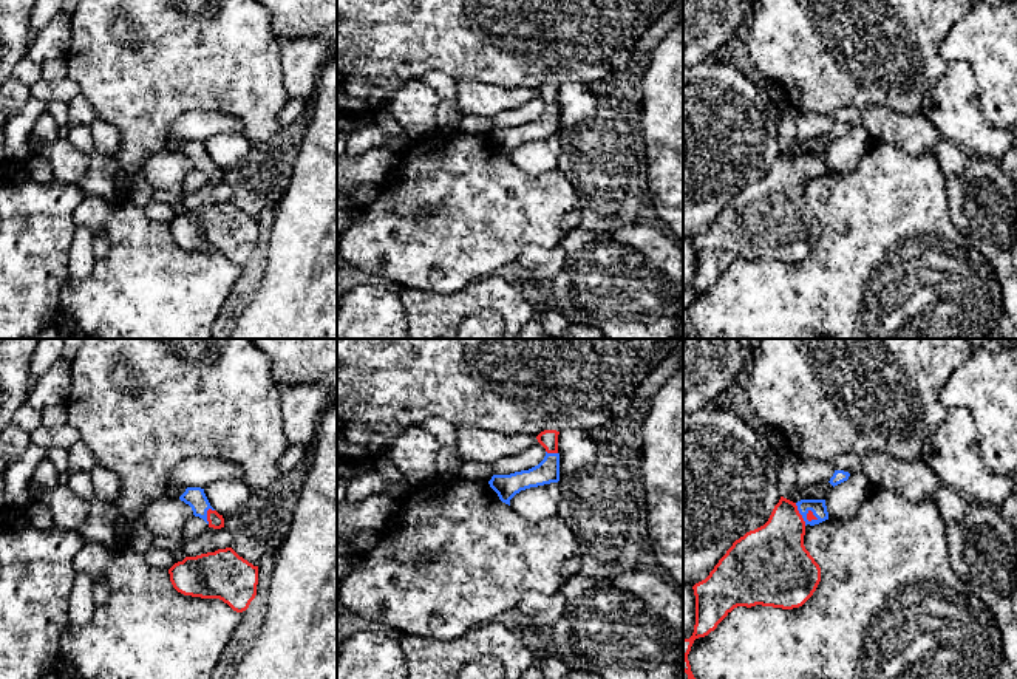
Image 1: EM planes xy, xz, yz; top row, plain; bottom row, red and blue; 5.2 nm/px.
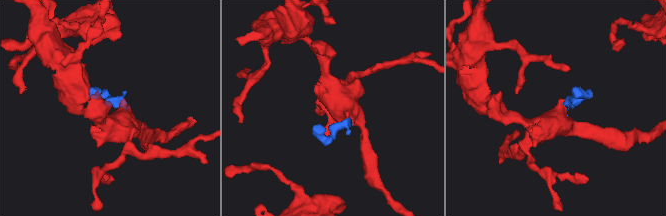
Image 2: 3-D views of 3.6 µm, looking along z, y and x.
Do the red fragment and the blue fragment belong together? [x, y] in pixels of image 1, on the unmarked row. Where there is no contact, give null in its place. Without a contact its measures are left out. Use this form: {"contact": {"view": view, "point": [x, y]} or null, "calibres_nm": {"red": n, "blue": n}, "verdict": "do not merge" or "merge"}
{"contact": {"view": "xy", "point": [207, 169]}, "calibres_nm": {"red": 80, "blue": 110}, "verdict": "merge"}

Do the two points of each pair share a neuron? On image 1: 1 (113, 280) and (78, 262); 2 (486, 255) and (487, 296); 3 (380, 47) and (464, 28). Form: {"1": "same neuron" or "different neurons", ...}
{"1": "different neurons", "2": "different neurons", "3": "same neuron"}

